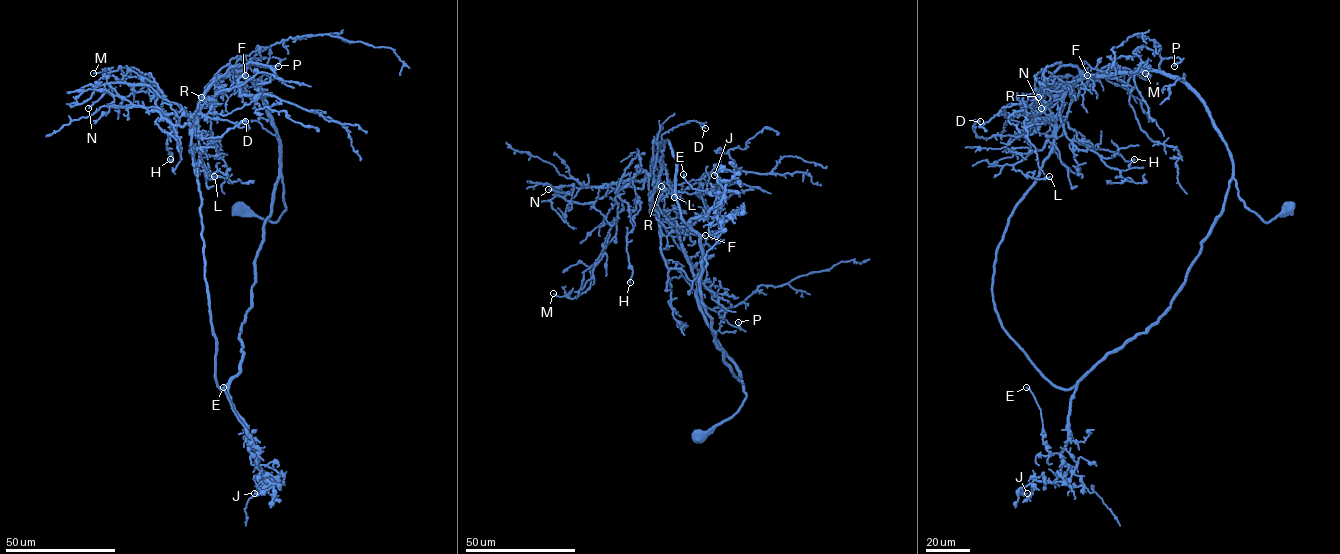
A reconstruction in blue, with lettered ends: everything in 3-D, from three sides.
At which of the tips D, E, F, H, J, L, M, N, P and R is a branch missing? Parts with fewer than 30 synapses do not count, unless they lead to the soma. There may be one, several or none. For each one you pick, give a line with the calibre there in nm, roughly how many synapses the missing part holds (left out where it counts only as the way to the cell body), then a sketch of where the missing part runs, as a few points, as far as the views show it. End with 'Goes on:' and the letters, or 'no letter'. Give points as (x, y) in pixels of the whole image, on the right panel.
Goes on: no letter

